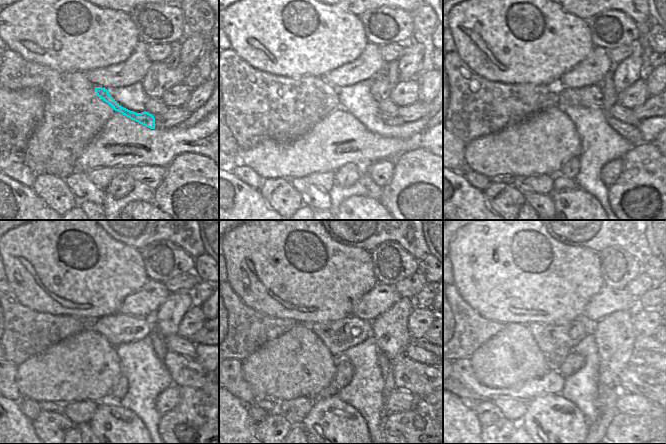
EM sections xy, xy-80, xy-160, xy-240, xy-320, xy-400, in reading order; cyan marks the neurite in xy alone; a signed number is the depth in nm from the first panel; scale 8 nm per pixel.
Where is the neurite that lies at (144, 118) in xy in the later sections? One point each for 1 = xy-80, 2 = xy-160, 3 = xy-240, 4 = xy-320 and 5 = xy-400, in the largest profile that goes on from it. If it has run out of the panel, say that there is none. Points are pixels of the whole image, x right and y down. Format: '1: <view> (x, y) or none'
1: xy-80 (390, 121)
2: xy-160 (631, 133)
3: xy-240 (184, 372)
4: xy-320 (419, 379)
5: xy-400 (637, 378)

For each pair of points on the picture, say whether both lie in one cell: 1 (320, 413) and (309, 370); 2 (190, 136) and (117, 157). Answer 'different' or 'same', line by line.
1: different
2: same

